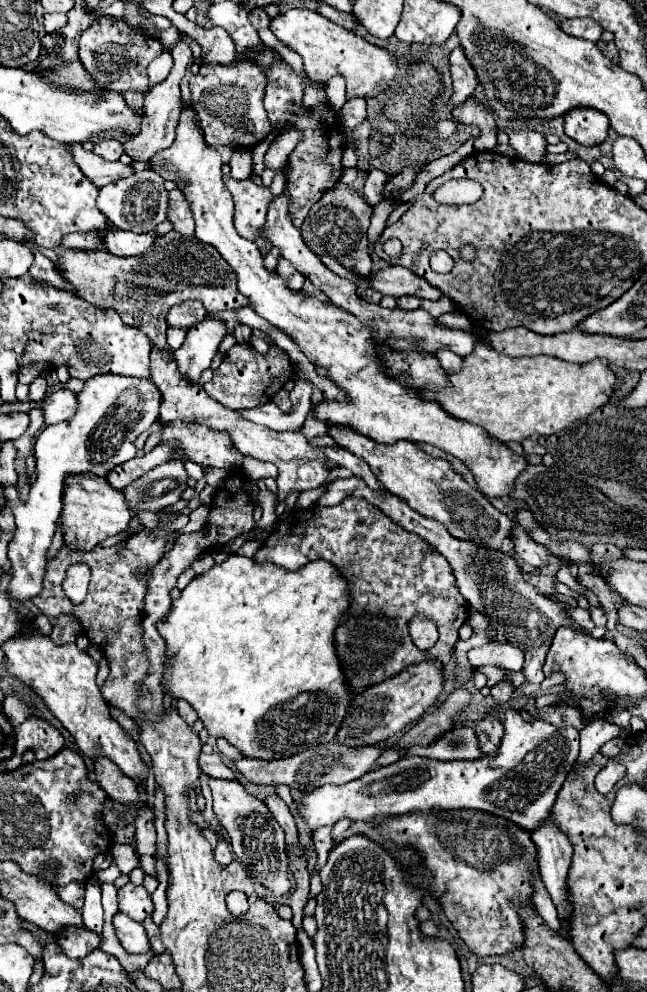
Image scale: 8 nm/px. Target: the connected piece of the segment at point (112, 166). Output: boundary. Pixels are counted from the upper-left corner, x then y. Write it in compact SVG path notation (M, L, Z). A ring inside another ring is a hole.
M70 143L68 151L72 153L74 163L80 167L80 171L98 187L104 187L112 181L124 179L128 175L132 175L132 165L124 165L120 161L108 163L104 161L100 155L92 153L92 151L84 151L80 143Z

